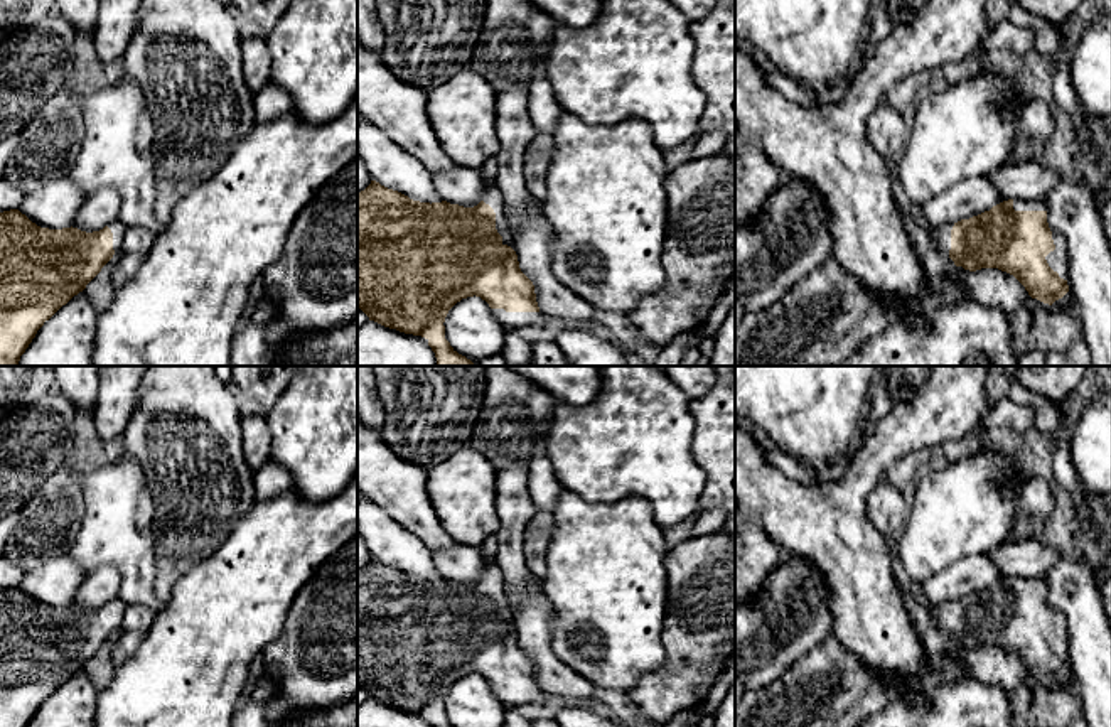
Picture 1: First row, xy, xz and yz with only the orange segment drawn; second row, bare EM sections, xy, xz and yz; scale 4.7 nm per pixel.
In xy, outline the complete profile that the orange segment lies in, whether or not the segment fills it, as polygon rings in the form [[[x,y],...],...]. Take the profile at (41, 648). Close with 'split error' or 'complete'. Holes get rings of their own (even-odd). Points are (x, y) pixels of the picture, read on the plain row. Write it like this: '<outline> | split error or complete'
[[[19,587],[0,590],[0,727],[27,727],[37,708],[121,629],[126,602],[116,597],[99,609],[49,607]]] | split error

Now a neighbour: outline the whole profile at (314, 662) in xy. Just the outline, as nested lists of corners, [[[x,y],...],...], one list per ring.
[[[357,536],[332,553],[300,589],[280,636],[261,656],[265,673],[276,687],[268,712],[273,725],[298,710],[357,695]]]

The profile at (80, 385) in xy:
[[[54,366],[56,390],[59,390],[76,412],[93,415],[99,386],[101,366]]]

